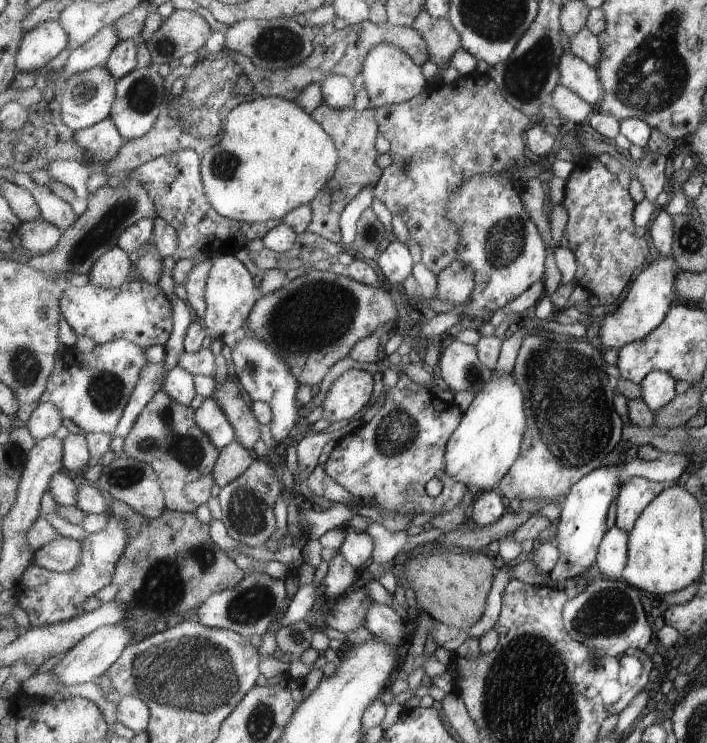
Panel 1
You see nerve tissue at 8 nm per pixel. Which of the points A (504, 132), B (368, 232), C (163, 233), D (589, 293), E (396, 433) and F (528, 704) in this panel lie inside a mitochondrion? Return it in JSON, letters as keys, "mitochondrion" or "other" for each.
{"A":"other","B":"mitochondrion","C":"other","D":"other","E":"mitochondrion","F":"mitochondrion"}

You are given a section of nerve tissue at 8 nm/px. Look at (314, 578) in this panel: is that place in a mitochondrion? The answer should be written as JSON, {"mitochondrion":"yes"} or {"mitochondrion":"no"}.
{"mitochondrion":"no"}

